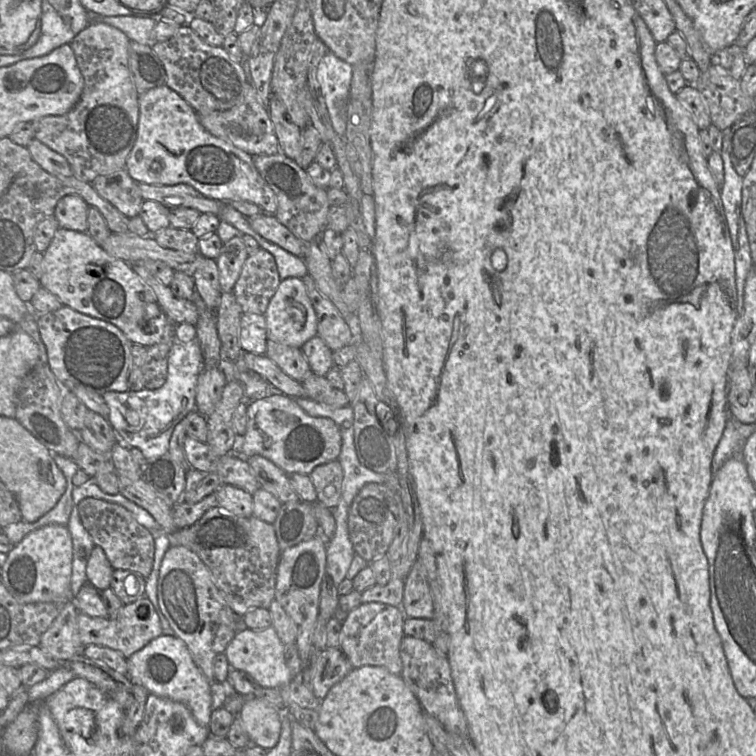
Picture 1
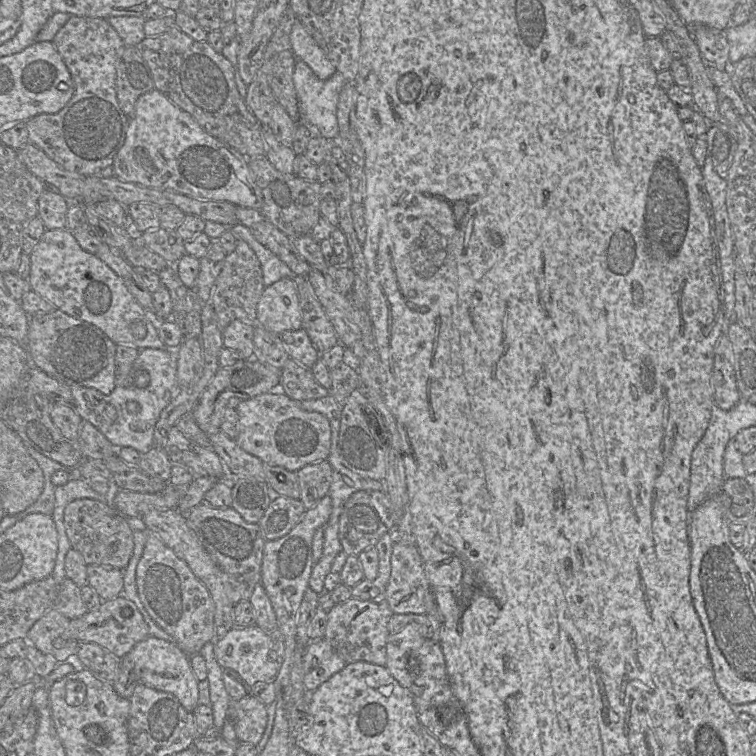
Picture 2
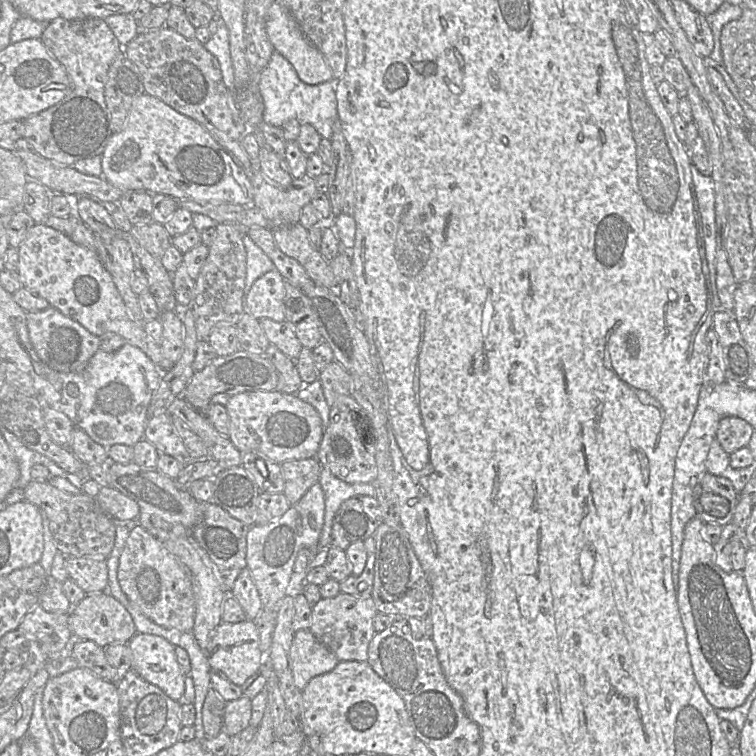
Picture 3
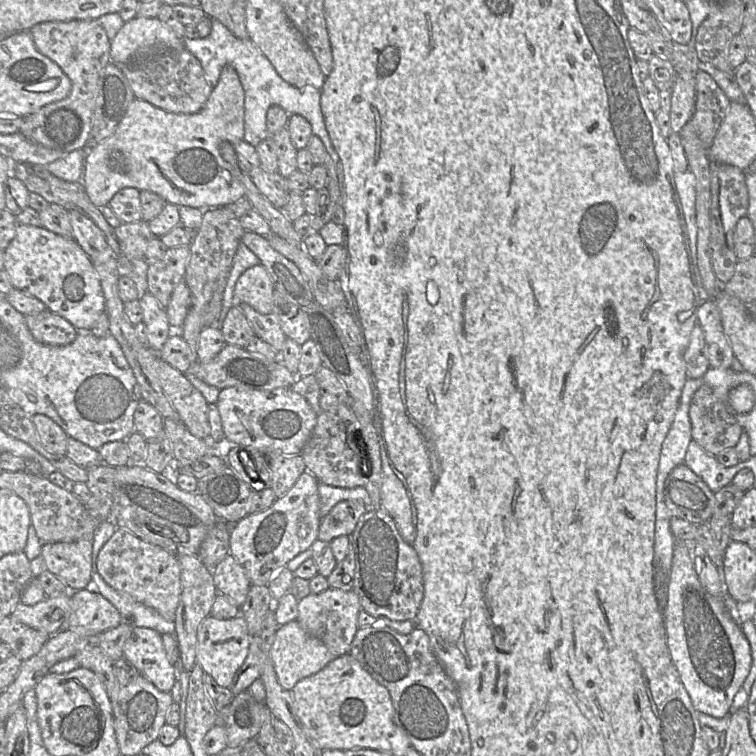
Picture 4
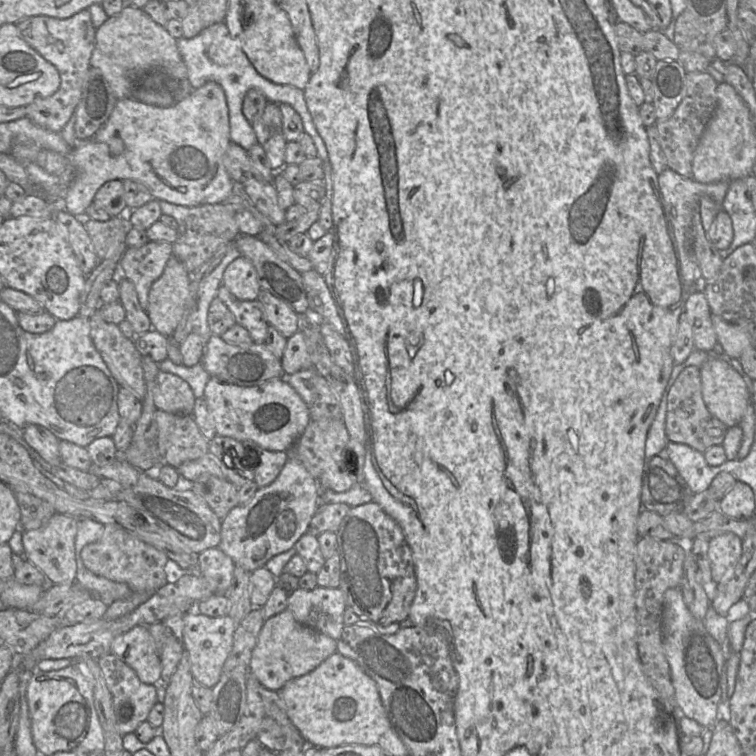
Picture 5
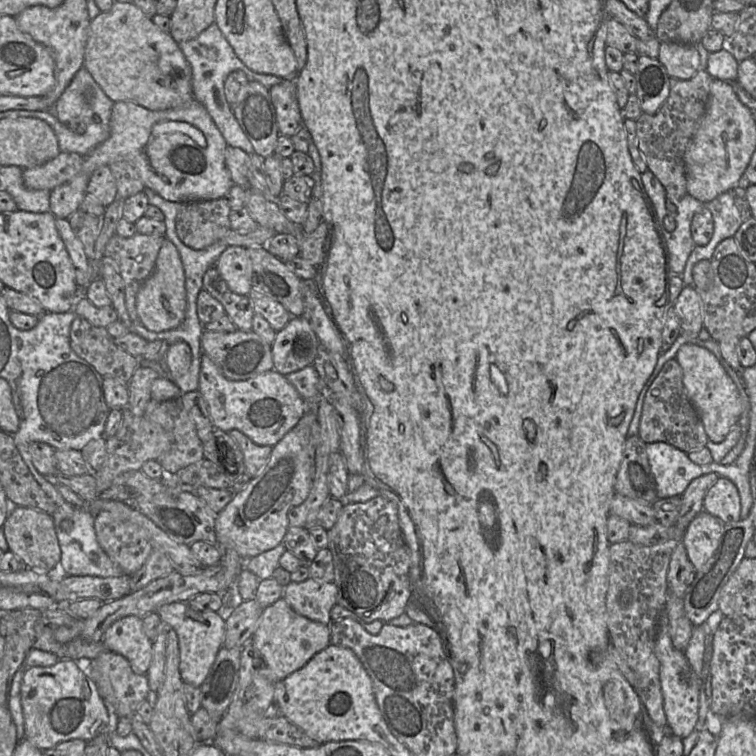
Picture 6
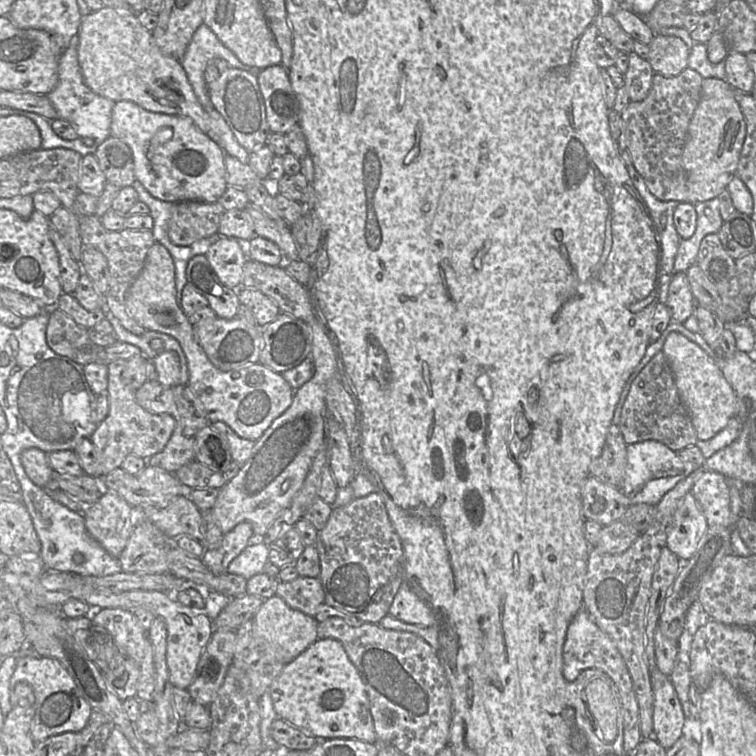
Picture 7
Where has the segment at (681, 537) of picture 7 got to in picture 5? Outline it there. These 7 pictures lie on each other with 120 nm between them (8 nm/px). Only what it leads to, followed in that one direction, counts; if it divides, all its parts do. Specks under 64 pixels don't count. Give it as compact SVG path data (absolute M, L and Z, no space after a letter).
M723 533L709 539L707 558L711 564L713 581L728 581L733 576L741 554L741 538L734 533Z

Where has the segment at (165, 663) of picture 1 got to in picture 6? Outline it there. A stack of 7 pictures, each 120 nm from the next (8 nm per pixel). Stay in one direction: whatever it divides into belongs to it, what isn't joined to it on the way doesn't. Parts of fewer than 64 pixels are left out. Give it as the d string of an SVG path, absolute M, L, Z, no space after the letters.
M127 616L117 620L106 630L102 642L106 649L124 656L137 674L146 676L152 661L153 643L144 632L141 618Z

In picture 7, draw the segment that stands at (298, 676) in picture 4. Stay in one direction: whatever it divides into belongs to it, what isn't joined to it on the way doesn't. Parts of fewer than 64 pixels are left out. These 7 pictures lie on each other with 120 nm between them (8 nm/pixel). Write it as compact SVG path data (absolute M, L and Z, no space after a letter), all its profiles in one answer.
M275 595L264 600L252 620L252 629L253 633L272 646L276 659L286 665L318 640L318 624L314 617L292 609L282 598Z

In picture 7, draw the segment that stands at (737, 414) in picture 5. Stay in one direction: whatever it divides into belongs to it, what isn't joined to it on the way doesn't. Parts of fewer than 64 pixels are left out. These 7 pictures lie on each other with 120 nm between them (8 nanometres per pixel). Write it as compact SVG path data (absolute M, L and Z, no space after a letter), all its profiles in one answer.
M680 333L668 334L662 349L674 375L675 385L699 440L709 440L736 416L737 397L714 358Z

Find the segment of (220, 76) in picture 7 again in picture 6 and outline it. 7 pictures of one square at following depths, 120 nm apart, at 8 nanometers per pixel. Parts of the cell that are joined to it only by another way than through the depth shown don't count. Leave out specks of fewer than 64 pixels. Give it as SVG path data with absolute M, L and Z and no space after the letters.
M236 70L225 79L224 93L235 118L251 142L254 152L264 158L273 155L280 132L269 89L260 82L247 77L241 70Z

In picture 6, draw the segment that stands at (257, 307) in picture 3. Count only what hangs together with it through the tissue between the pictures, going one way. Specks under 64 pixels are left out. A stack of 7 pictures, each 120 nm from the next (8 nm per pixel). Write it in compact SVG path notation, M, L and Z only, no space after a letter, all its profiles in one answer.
M240 246L226 247L213 267L231 292L248 296L252 286L251 265L246 248Z

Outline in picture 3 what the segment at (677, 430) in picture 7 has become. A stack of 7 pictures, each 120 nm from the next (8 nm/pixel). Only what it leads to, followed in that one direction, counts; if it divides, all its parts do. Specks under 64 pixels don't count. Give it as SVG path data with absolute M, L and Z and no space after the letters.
M724 417L719 422L716 441L725 452L732 454L748 446L753 431L753 427L742 419Z

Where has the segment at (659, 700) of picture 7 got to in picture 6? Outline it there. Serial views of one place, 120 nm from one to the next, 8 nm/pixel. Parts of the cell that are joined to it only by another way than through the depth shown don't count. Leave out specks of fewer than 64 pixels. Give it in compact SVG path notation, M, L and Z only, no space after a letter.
M663 612L663 617L660 616L660 625L658 628L655 643L655 652L660 664L660 685L663 696L663 708L669 731L674 735L684 739L696 730L696 726L699 720L699 705L702 678L696 675L691 668L684 654L684 650L677 649L673 646L666 624L666 617L664 617L664 615L665 613Z

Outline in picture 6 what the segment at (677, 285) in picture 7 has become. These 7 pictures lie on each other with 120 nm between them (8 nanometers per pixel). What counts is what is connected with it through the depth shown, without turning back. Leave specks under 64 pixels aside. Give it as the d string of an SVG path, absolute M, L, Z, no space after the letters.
M685 285L674 304L681 321L682 333L698 336L703 329L702 296L696 288Z

